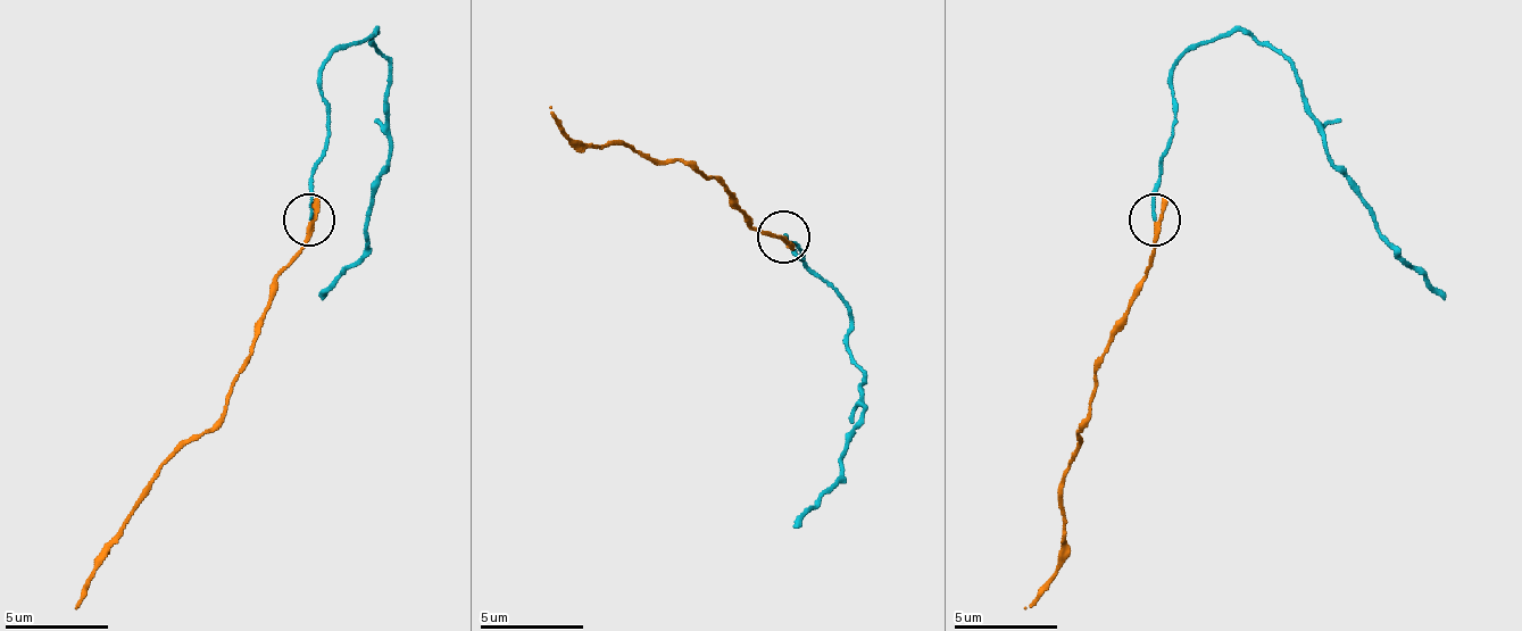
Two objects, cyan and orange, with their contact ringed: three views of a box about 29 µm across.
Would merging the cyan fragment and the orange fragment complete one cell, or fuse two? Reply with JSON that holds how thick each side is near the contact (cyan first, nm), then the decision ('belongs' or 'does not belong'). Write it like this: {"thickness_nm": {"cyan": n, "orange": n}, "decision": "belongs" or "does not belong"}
{"thickness_nm": {"cyan": 160, "orange": 200}, "decision": "does not belong"}

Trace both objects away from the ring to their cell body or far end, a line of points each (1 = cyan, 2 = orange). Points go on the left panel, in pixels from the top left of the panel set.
1: (310, 218), (310, 167), (325, 146), (321, 68), (377, 32), (388, 167), (367, 249), (321, 301)
2: (310, 224), (305, 249), (284, 271), (238, 374), (227, 409), (171, 456), (77, 606)

